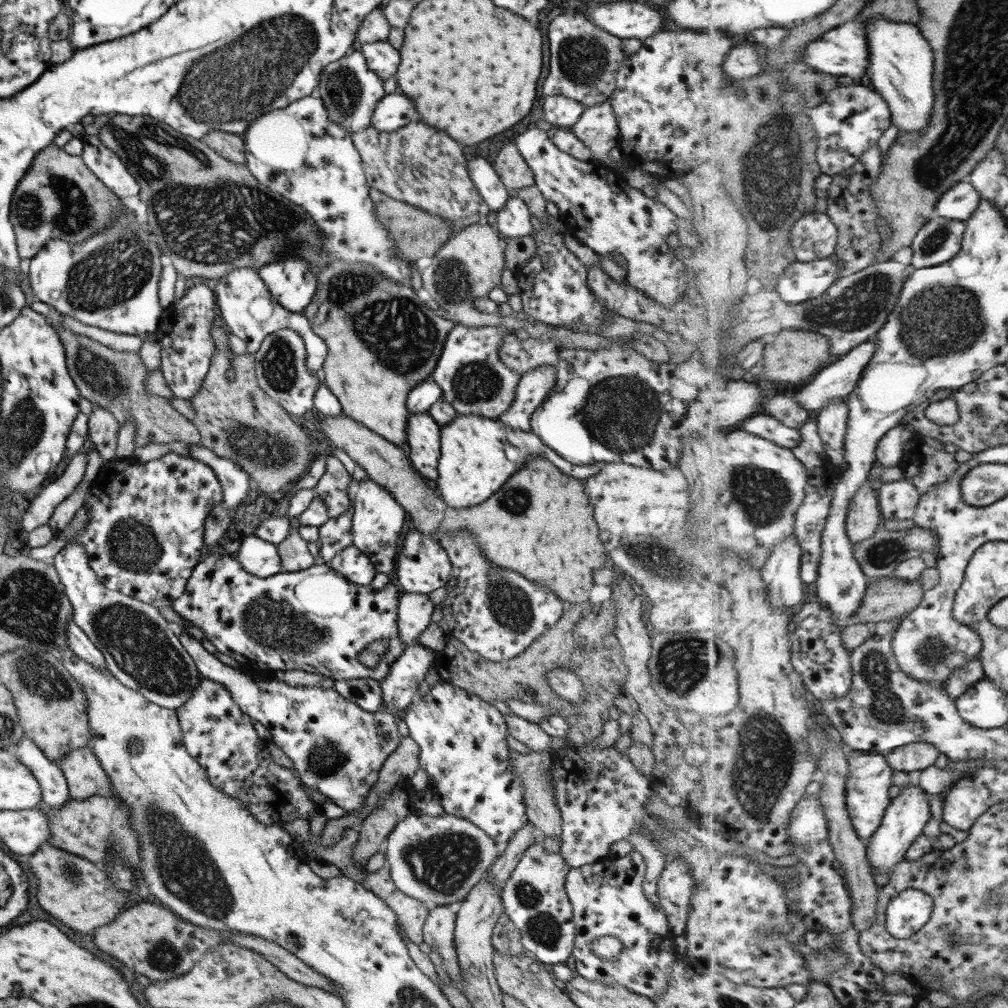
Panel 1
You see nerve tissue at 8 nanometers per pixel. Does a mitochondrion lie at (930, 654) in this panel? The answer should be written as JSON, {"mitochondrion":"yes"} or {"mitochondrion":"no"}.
{"mitochondrion":"yes"}

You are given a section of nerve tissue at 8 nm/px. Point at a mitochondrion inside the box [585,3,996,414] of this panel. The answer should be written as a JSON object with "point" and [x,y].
{"point":[942,318]}

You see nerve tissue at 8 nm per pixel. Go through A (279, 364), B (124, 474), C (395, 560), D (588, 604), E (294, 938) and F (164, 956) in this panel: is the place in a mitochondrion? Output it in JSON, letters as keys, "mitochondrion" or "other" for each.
{"A":"mitochondrion","B":"other","C":"other","D":"other","E":"other","F":"mitochondrion"}

